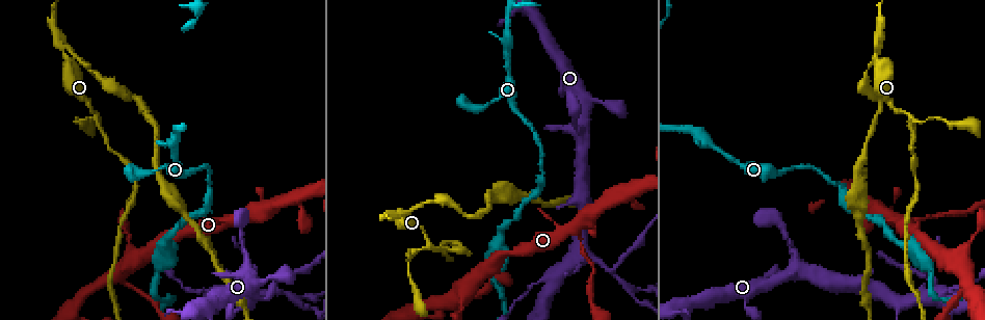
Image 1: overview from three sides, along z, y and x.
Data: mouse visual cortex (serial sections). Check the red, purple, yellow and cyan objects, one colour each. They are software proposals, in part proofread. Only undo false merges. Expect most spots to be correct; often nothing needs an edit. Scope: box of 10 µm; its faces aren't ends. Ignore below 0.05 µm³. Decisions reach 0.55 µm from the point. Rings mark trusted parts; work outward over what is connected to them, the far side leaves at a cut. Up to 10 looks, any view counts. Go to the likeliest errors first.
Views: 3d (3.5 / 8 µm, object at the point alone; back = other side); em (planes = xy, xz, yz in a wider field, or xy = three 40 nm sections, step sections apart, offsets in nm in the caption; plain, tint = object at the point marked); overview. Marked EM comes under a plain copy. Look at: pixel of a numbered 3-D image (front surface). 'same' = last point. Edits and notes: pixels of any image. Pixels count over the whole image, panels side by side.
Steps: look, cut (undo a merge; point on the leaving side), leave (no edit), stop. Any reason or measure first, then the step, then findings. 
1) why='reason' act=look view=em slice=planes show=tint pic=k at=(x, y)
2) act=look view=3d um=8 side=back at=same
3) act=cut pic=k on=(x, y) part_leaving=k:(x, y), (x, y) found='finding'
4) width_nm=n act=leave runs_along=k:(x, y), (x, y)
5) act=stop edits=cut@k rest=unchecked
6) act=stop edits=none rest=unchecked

why='calibre changes' act=look view=3d um=8 pic=1 at=(894, 217)

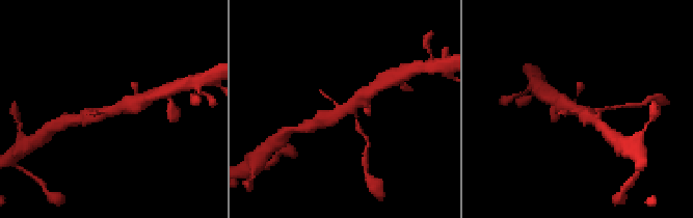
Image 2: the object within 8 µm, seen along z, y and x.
act=look view=em slice=xy step=5 show=tint at=same

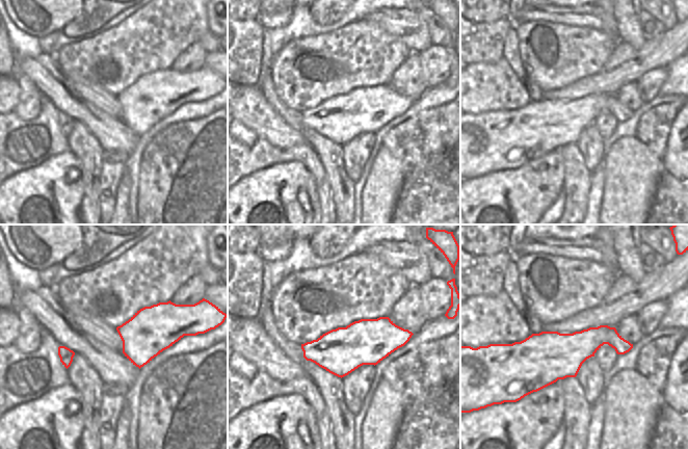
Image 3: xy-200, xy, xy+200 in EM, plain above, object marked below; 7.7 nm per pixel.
width_nm=360 act=cut pic=2 on=(601, 109) part_leaving=2:(356, 117), (368, 140), (365, 157) found='two cells meet here'

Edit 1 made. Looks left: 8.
why='three-way junction' act=look view=3d um=3.5 pic=1 at=(875, 51)

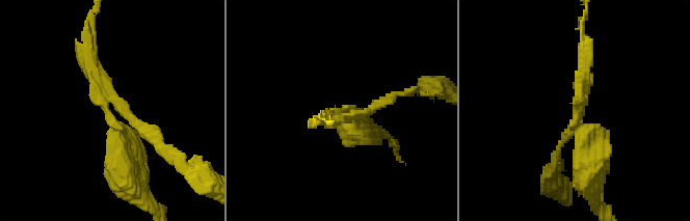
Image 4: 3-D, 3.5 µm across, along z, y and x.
arms=3 arm_widths_nm=150,250,400 act=look view=em slice=xy step=1 show=tint pic=4 at=(576, 111)

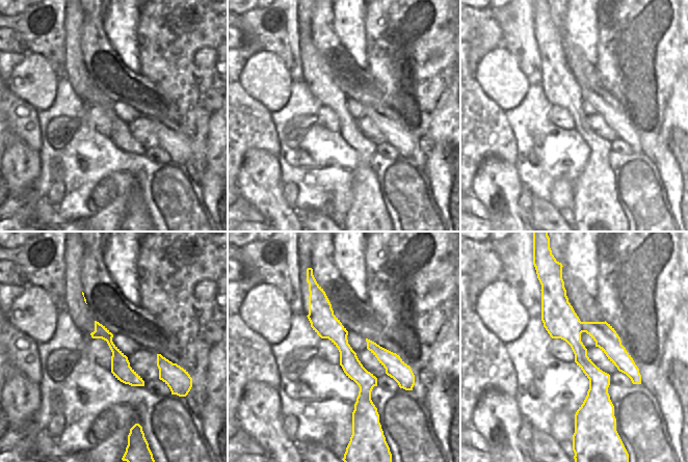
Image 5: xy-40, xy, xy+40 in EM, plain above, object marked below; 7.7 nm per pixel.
width_nm=200 act=cut pic=4 on=(154, 132) border=5:(580, 322), (583, 331) found='a second cell is stuck on'

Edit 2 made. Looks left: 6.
why='three-way junction' act=look view=3d um=8 pic=1 at=(607, 270)

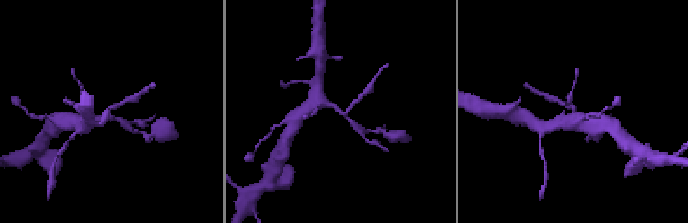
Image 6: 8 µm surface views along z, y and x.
why='closer look' act=look view=3d um=3.5 at=same

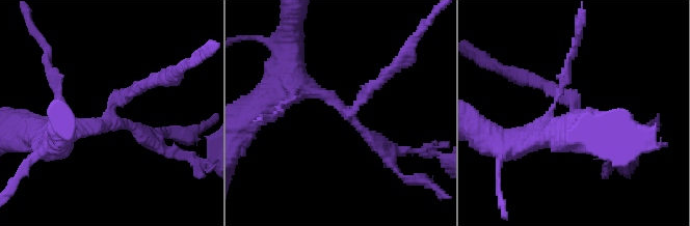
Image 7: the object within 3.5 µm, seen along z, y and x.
arms=3 arm_widths_nm=200,200,400 why='now the EM' act=look view=em slice=xy step=1 show=tint pic=7 at=(338, 107)

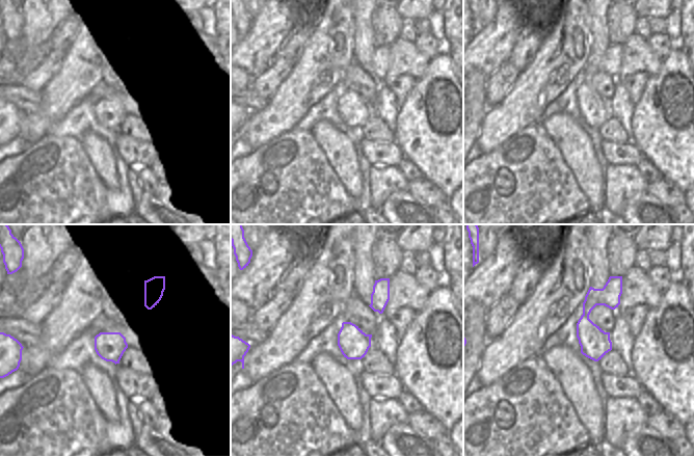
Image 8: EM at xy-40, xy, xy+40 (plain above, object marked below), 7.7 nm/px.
act=leave runs_along=8:(612, 280), (586, 311), (594, 357) found='all the same cell'

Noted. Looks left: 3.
why='three-way junction' act=look view=em slice=xy step=1 show=tint pic=1 at=(429, 248)

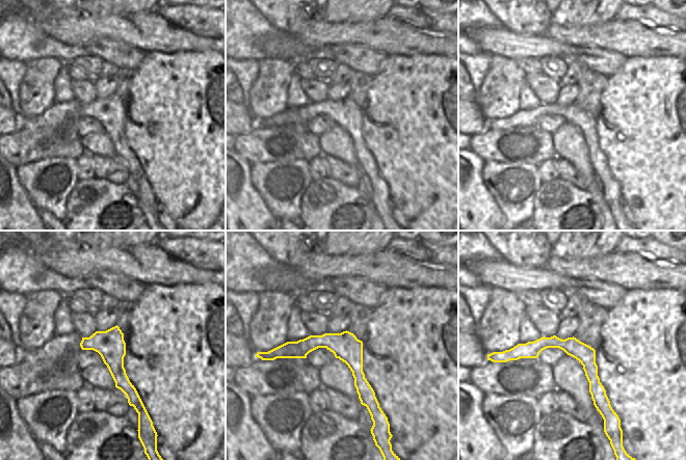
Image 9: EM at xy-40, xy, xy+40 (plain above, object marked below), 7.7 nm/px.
act=look view=3d um=3.5 at=same

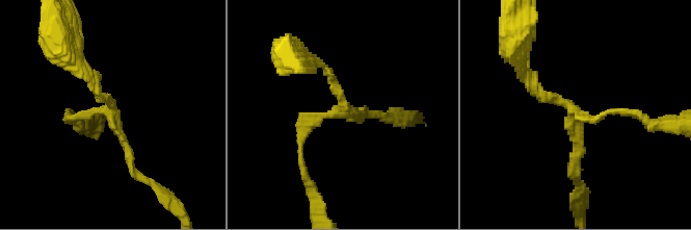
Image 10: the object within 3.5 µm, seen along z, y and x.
arm_widths_nm=100,150,150 act=leave runs_along=9:(273, 355), (334, 343), (376, 406) found='one cell here'

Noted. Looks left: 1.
act=stop edits=cut@2,cut@4 rest=unchecked

